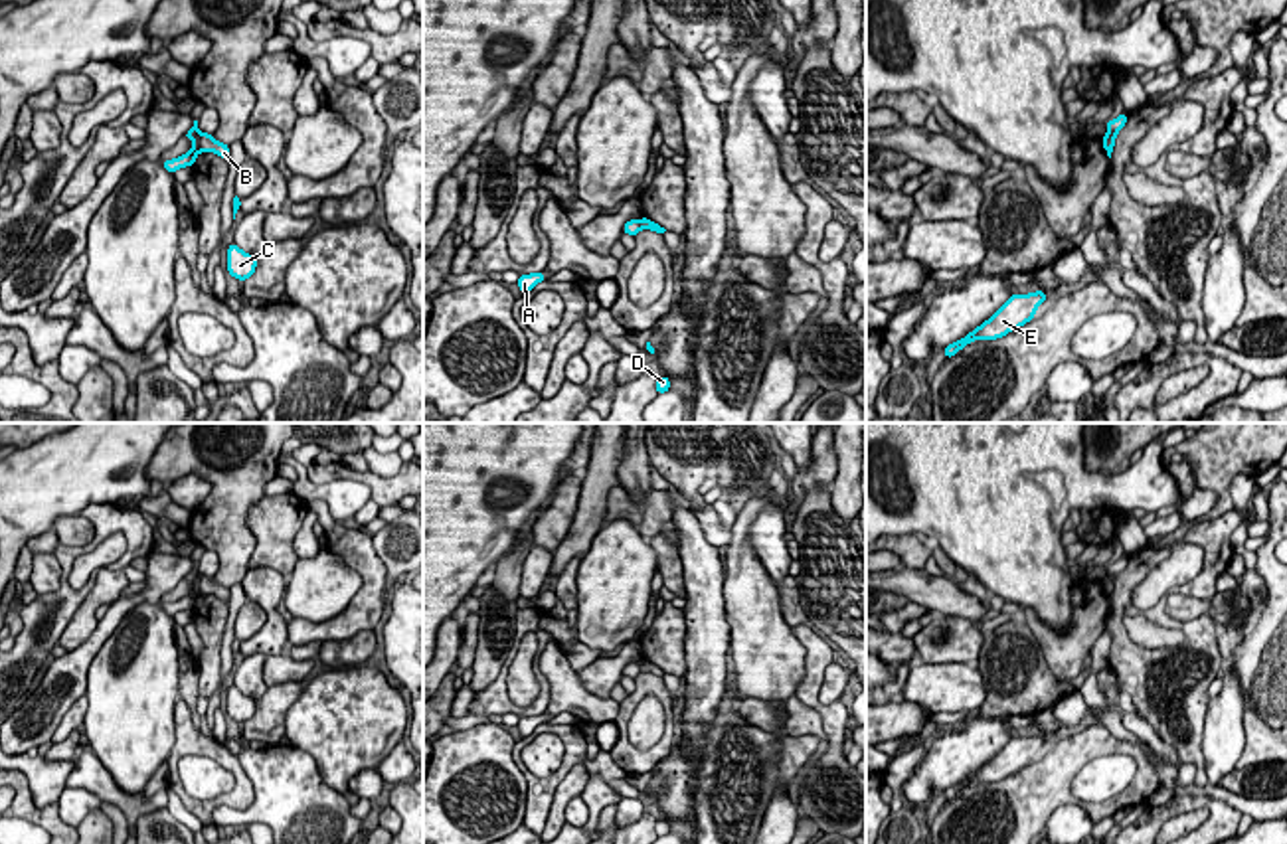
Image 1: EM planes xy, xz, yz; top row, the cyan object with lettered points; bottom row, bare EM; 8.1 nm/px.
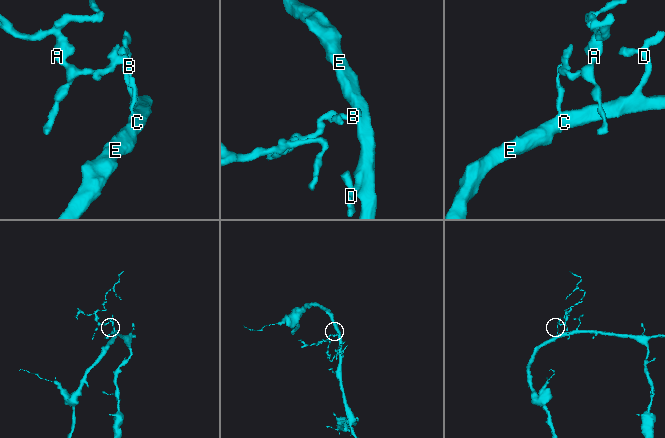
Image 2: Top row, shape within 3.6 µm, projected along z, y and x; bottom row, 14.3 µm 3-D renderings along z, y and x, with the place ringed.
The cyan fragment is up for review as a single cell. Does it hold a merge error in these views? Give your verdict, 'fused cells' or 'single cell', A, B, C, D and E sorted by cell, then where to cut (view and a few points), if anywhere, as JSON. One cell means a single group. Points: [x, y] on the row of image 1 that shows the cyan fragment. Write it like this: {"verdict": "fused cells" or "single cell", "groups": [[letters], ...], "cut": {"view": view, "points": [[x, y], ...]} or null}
{"verdict": "fused cells", "groups": [["A"], ["B", "C", "D", "E"]], "cut": {"view": "xy", "points": [[194, 147], [198, 151]]}}

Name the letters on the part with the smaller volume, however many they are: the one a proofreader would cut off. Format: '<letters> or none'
A

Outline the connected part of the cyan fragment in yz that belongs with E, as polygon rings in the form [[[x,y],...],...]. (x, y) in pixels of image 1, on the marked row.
[[[1042,291],[1028,293],[1028,295],[1014,293],[988,320],[985,320],[965,338],[945,346],[945,358],[953,358],[969,342],[996,340],[1024,326],[1026,322],[1034,318],[1034,312],[1046,300],[1046,296],[1048,295]]]

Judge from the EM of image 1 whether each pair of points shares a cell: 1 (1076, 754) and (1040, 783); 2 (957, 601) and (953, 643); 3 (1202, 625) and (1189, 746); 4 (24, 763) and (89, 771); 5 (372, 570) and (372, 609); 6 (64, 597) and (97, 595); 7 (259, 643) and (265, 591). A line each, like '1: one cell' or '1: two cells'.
1: one cell
2: two cells
3: one cell
4: two cells
5: one cell
6: two cells
7: one cell

